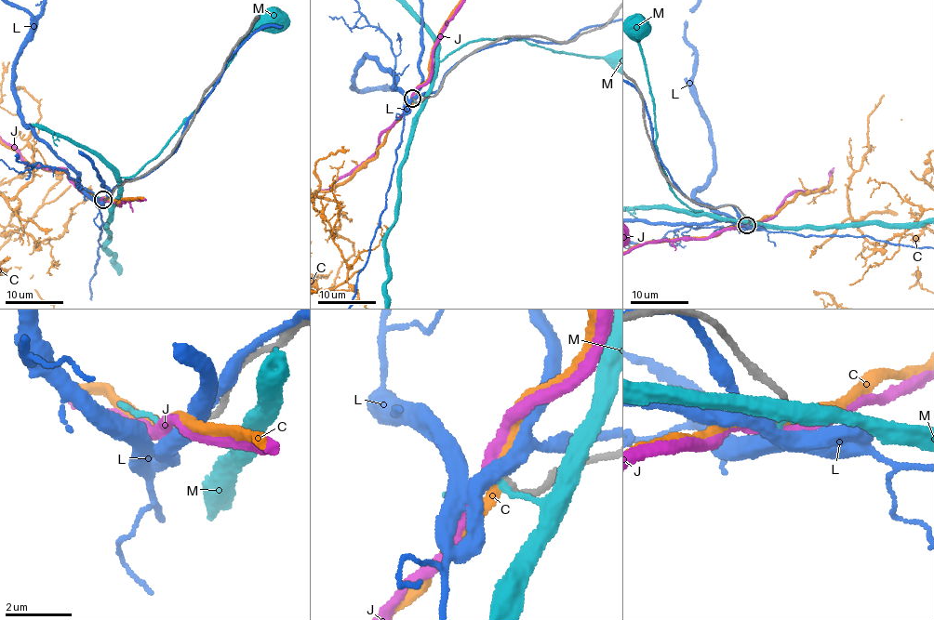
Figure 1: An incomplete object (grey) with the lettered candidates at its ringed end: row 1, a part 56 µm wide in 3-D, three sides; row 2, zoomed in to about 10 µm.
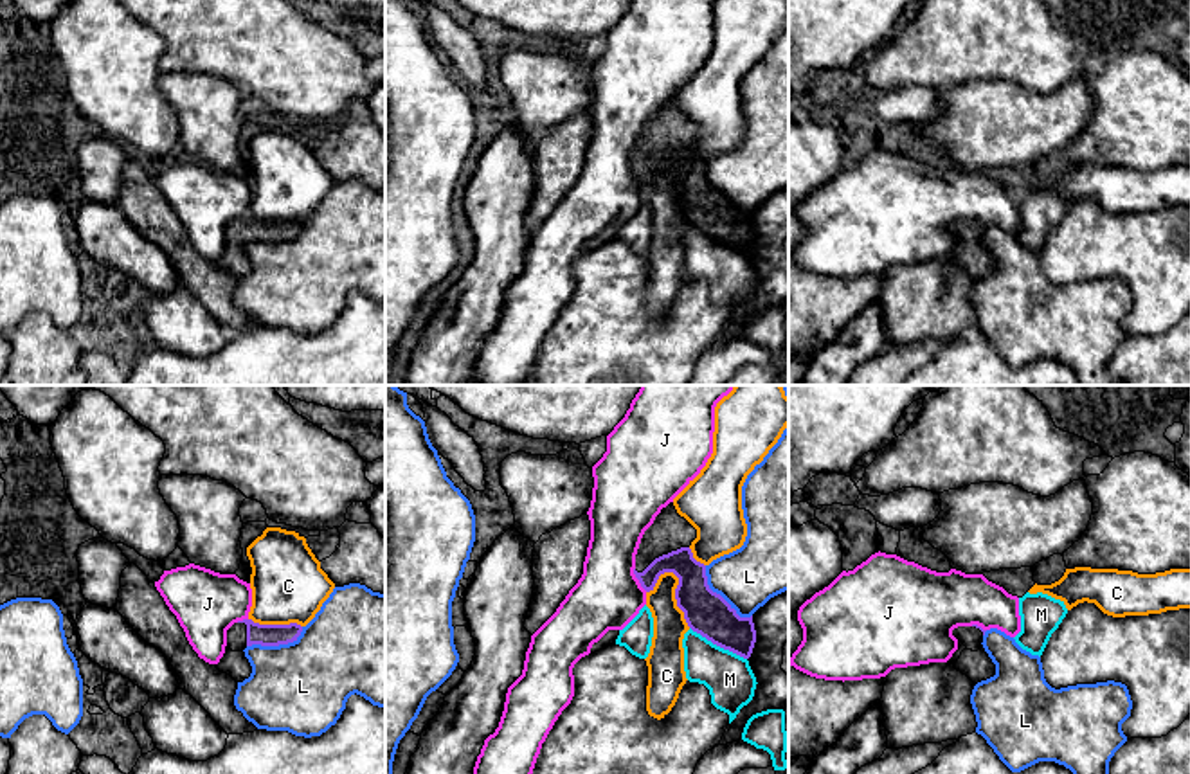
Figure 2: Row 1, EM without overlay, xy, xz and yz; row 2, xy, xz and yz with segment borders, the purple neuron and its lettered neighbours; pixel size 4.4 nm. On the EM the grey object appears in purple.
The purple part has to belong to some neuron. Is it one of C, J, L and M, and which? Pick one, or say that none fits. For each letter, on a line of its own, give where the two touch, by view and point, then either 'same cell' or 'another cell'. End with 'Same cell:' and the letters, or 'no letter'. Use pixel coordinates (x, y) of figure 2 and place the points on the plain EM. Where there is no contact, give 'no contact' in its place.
C: xz (676, 193) | another cell
J: xz (638, 175) | another cell
L: xz (719, 191) | another cell
M: xz (719, 242) | another cell
Same cell: no letter

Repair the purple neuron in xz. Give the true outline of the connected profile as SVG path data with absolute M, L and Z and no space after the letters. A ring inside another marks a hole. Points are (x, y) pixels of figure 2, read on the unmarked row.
M670 99L645 128L634 171L650 189L661 171L673 169L679 175L677 203L684 209L688 223L713 241L749 256L756 239L753 212L740 214L709 185L706 162L697 158L690 146L695 135L697 126Z

